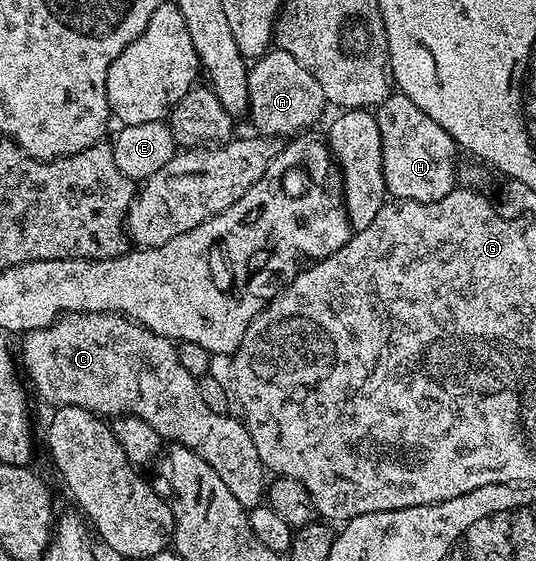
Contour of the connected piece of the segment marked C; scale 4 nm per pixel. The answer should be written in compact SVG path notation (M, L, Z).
M63 314L58 321L51 326L45 326L39 330L32 330L29 334L21 339L22 342L22 358L20 360L26 364L24 366L25 375L34 384L34 390L46 402L51 402L51 407L75 406L76 408L84 408L88 412L99 416L119 416L131 414L144 420L145 424L150 424L152 428L159 433L162 439L167 443L187 446L192 452L196 452L196 456L200 456L204 460L208 460L208 464L212 464L212 468L216 468L216 476L220 476L220 480L224 480L224 484L228 484L228 492L232 492L232 496L236 496L236 500L240 500L240 504L244 507L261 506L264 502L264 495L268 489L268 478L264 473L264 467L260 456L256 452L256 444L252 444L252 436L248 436L245 425L237 417L231 417L229 413L217 414L212 412L212 408L204 405L204 400L200 400L200 392L198 391L198 379L188 376L188 371L180 365L178 359L178 347L173 341L164 336L160 336L156 332L142 327L139 322L135 322L133 318L124 314Z

